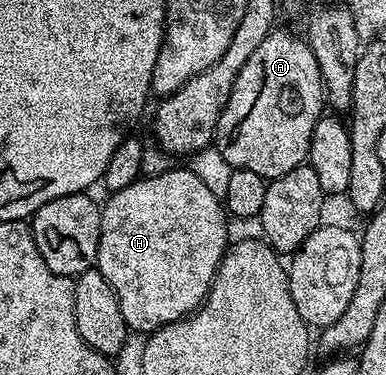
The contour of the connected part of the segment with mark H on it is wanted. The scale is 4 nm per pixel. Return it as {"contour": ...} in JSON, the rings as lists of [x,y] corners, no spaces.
{"contour":[[[171,167],[160,175],[145,175],[128,183],[120,191],[110,193],[101,206],[100,247],[96,267],[108,279],[116,299],[120,303],[120,315],[124,315],[127,330],[134,329],[141,335],[155,333],[168,323],[176,323],[189,317],[206,301],[214,282],[216,271],[228,248],[226,221],[228,214],[223,202],[204,182],[196,179],[193,168]]]}

